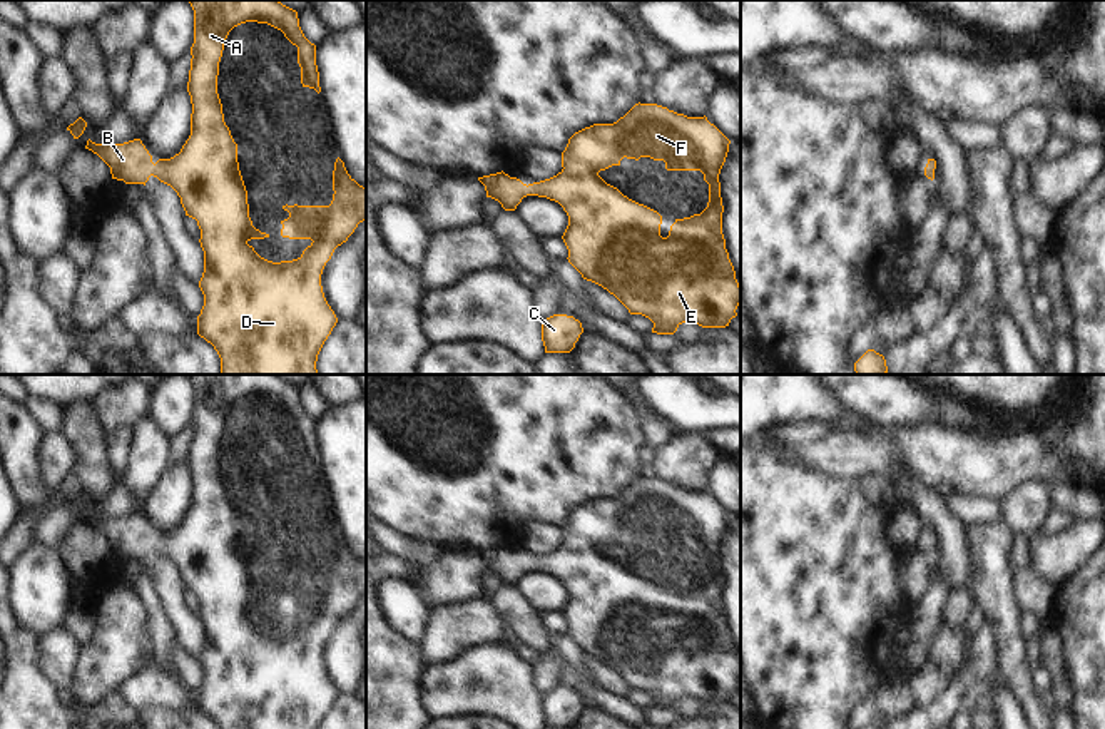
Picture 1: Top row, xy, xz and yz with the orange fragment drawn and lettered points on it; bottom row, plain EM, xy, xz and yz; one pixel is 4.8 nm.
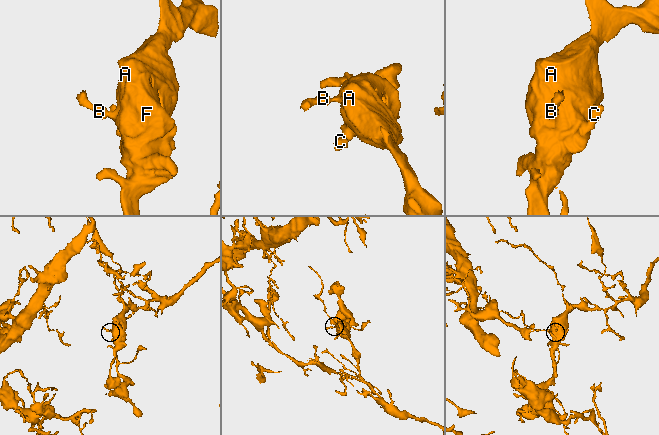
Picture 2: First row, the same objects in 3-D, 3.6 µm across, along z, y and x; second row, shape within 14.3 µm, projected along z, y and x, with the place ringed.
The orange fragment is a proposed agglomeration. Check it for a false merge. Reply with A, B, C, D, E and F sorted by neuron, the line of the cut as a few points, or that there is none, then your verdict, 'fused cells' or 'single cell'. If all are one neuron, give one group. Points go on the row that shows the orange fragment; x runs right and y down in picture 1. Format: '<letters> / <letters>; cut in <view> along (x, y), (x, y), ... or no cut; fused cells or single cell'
A B C D E F; no cut; single cell

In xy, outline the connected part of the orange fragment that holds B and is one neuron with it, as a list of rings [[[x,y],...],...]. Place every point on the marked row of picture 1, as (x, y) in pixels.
[[[189,0],[189,3],[194,10],[194,43],[187,82],[192,114],[191,135],[181,152],[154,164],[140,139],[124,144],[95,144],[89,139],[85,149],[110,167],[112,179],[145,186],[154,176],[171,186],[181,197],[186,216],[197,221],[199,242],[204,251],[204,273],[199,281],[204,306],[197,316],[197,334],[217,351],[221,375],[318,375],[318,354],[338,323],[324,298],[321,274],[334,249],[346,242],[358,224],[366,219],[366,189],[348,174],[344,162],[338,157],[329,206],[283,206],[289,217],[281,221],[281,236],[313,241],[298,259],[272,263],[247,244],[251,239],[264,239],[269,234],[256,229],[249,217],[237,144],[224,122],[217,94],[219,62],[226,38],[234,27],[246,22],[267,23],[281,30],[298,47],[303,87],[319,94],[316,45],[304,37],[298,12],[279,0]]]

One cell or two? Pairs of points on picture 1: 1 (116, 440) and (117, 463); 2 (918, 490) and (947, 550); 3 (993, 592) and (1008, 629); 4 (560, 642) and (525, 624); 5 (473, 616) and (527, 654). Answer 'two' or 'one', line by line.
1: one
2: one
3: one
4: two
5: one

